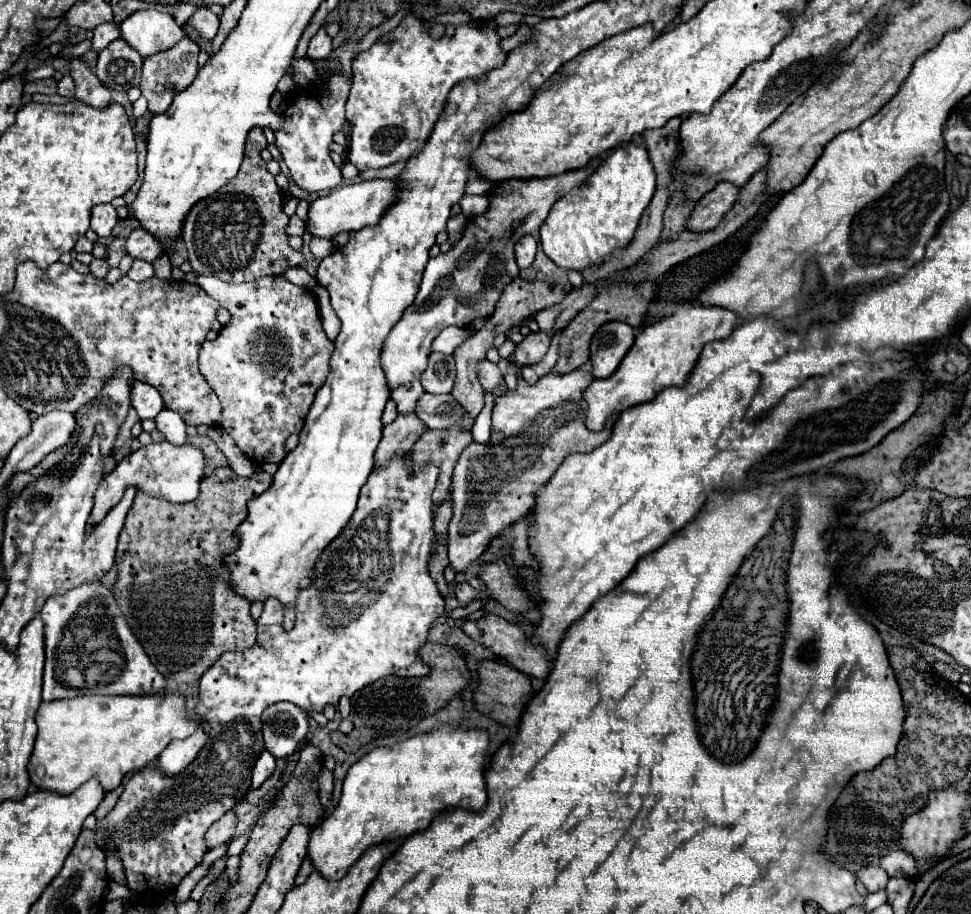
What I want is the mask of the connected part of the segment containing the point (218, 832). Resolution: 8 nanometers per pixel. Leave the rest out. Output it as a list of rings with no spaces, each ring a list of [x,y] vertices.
[[[234,810],[226,812],[218,822],[214,822],[214,824],[210,826],[208,834],[206,834],[206,844],[208,844],[208,848],[214,848],[214,846],[218,846],[218,844],[230,840],[232,834],[234,834],[234,830],[236,830],[236,824],[238,824],[238,818],[236,818]]]

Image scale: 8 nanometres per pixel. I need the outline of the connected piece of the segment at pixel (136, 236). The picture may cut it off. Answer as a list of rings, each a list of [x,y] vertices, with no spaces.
[[[136,228],[126,240],[126,254],[130,254],[136,260],[154,262],[156,258],[160,258],[162,246],[150,232],[146,232],[144,228]]]

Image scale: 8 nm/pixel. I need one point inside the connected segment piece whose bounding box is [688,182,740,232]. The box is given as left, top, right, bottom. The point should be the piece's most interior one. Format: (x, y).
(712, 206)

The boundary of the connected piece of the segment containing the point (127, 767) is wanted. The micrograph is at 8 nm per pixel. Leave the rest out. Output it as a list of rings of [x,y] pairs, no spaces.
[[[156,694],[156,696],[74,696],[52,700],[50,704],[40,704],[36,712],[38,736],[36,746],[28,762],[28,776],[38,790],[54,794],[70,794],[80,788],[86,780],[98,778],[106,792],[112,792],[122,784],[126,774],[144,768],[148,762],[158,760],[162,750],[176,738],[188,738],[198,722],[188,720],[184,712],[184,696],[176,694]]]

